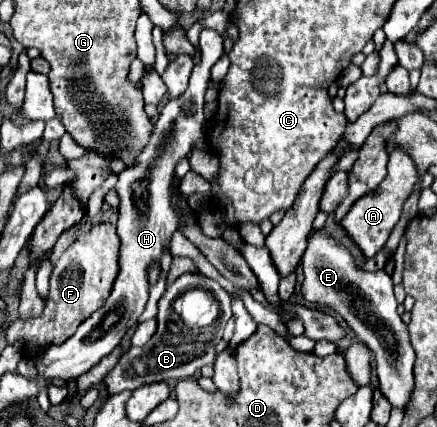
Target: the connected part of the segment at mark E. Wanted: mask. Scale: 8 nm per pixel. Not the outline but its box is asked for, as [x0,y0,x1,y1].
[302,230,416,408]

